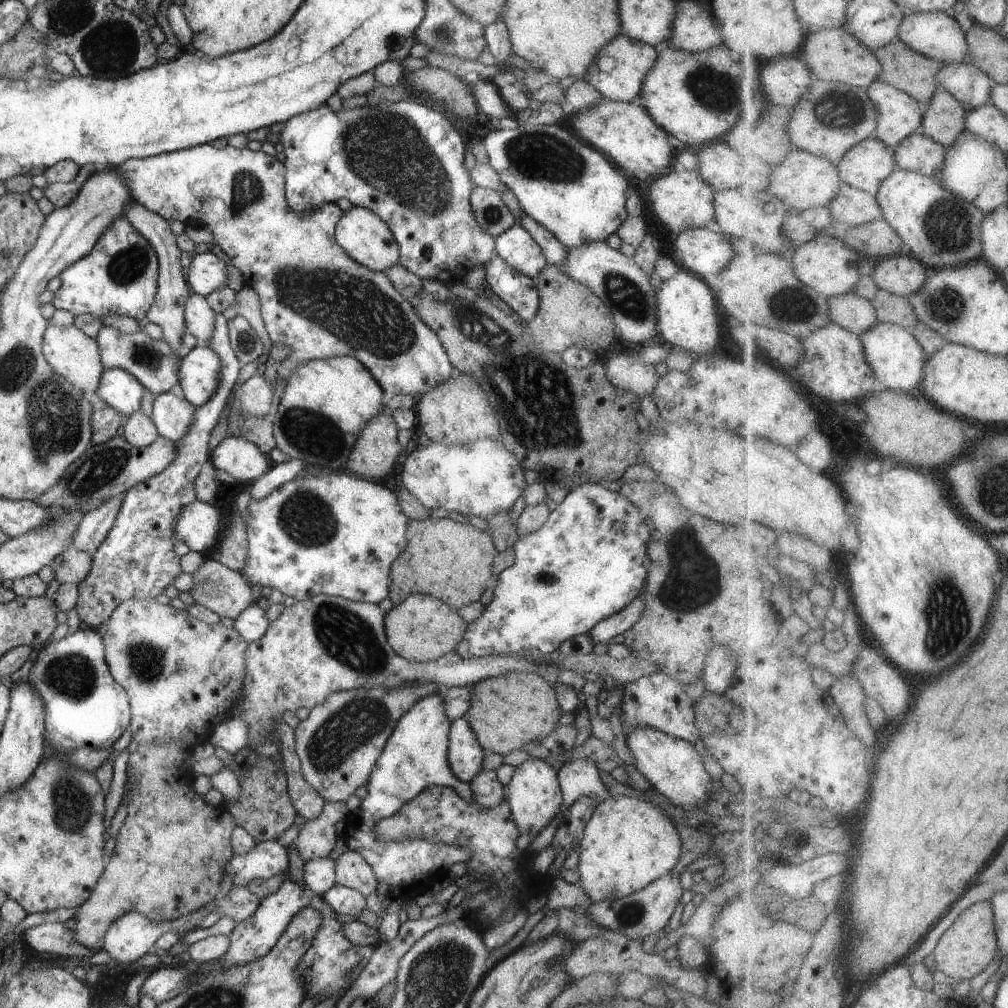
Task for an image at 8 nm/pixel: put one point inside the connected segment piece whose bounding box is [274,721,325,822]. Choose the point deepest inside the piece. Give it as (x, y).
(308, 803)

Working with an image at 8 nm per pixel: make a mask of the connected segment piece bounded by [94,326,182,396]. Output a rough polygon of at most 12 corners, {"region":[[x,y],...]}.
{"region":[[104,326],[104,369],[126,370],[154,396],[180,380],[182,357],[143,327]]}

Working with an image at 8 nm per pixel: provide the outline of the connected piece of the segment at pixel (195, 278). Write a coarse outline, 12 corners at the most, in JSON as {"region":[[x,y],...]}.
{"region":[[215,249],[192,258],[186,282],[208,296],[228,286],[226,259]]}

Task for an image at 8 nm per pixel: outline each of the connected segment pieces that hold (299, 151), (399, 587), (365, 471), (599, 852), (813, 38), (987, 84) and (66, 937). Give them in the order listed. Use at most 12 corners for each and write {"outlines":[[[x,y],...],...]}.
{"outlines":[[[420,99],[286,121],[294,214],[348,198],[400,264],[464,282],[496,253],[458,129]],[[439,515],[408,524],[390,569],[398,606],[425,593],[480,600],[497,553],[489,533]],[[385,406],[360,432],[345,469],[370,482],[402,452]],[[610,796],[580,840],[594,902],[634,894],[682,853],[652,802]],[[847,26],[810,30],[814,76],[869,89],[884,73]],[[966,62],[946,65],[938,80],[968,109],[992,102],[998,86]],[[44,923],[22,932],[40,954],[91,956],[64,923]]]}

